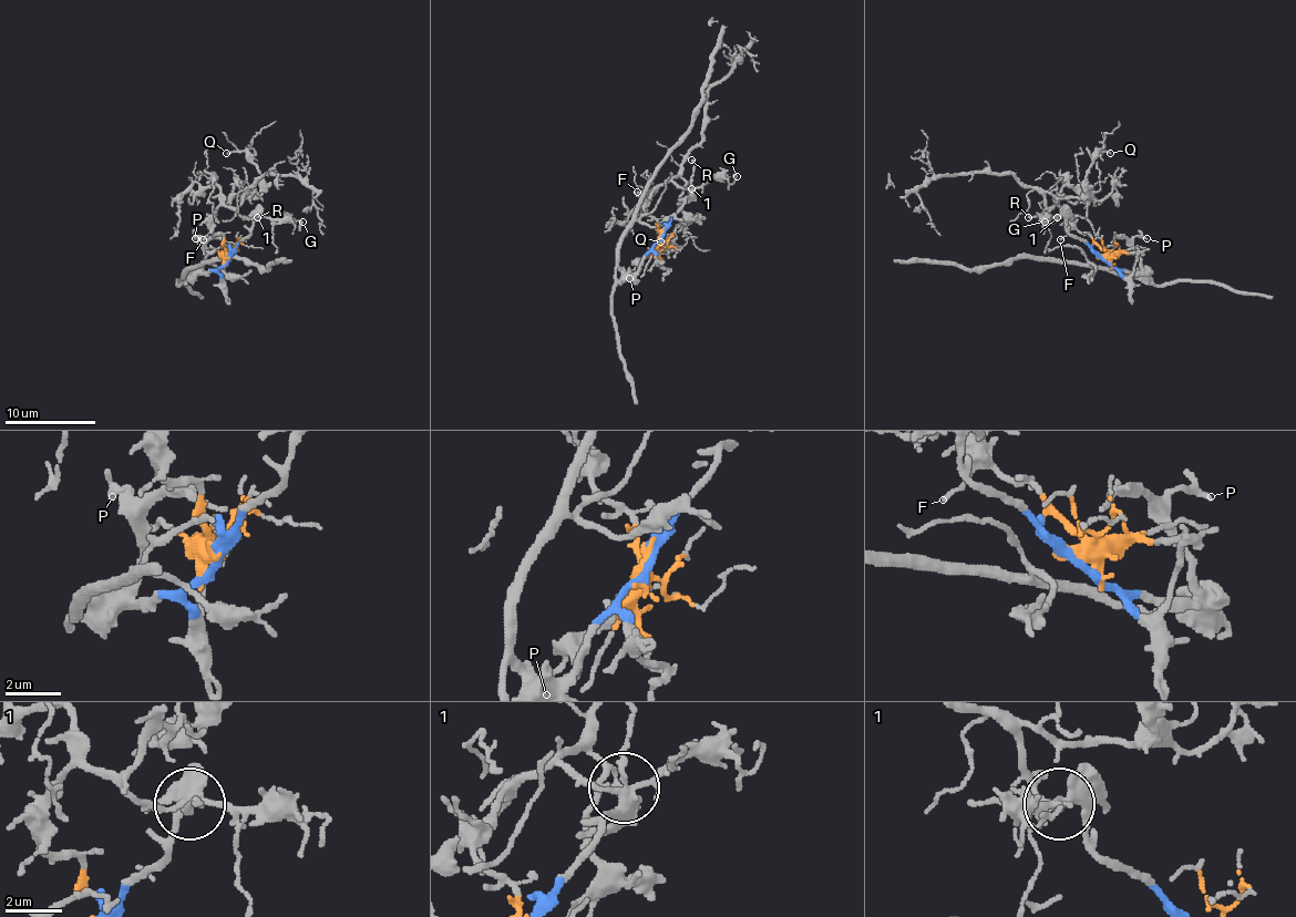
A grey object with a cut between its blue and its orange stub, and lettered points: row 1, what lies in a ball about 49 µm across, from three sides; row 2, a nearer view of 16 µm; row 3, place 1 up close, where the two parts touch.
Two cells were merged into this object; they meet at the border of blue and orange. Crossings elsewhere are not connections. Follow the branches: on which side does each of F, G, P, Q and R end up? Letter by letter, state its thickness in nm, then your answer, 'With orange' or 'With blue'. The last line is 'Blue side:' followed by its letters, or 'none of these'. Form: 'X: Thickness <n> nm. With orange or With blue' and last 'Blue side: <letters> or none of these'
F: Thickness 140 nm. With orange
G: Thickness 170 nm. With orange
P: Thickness 180 nm. With blue
Q: Thickness 140 nm. With orange
R: Thickness 160 nm. With blue
Blue side: P, R

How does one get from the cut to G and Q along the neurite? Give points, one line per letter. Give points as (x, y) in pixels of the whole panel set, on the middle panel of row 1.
G: (662, 236), (645, 210), (656, 188), (669, 182), (701, 188), (710, 179), (737, 177)
Q: (662, 236), (645, 202), (656, 188), (680, 177), (680, 206), (697, 218), (660, 243)

